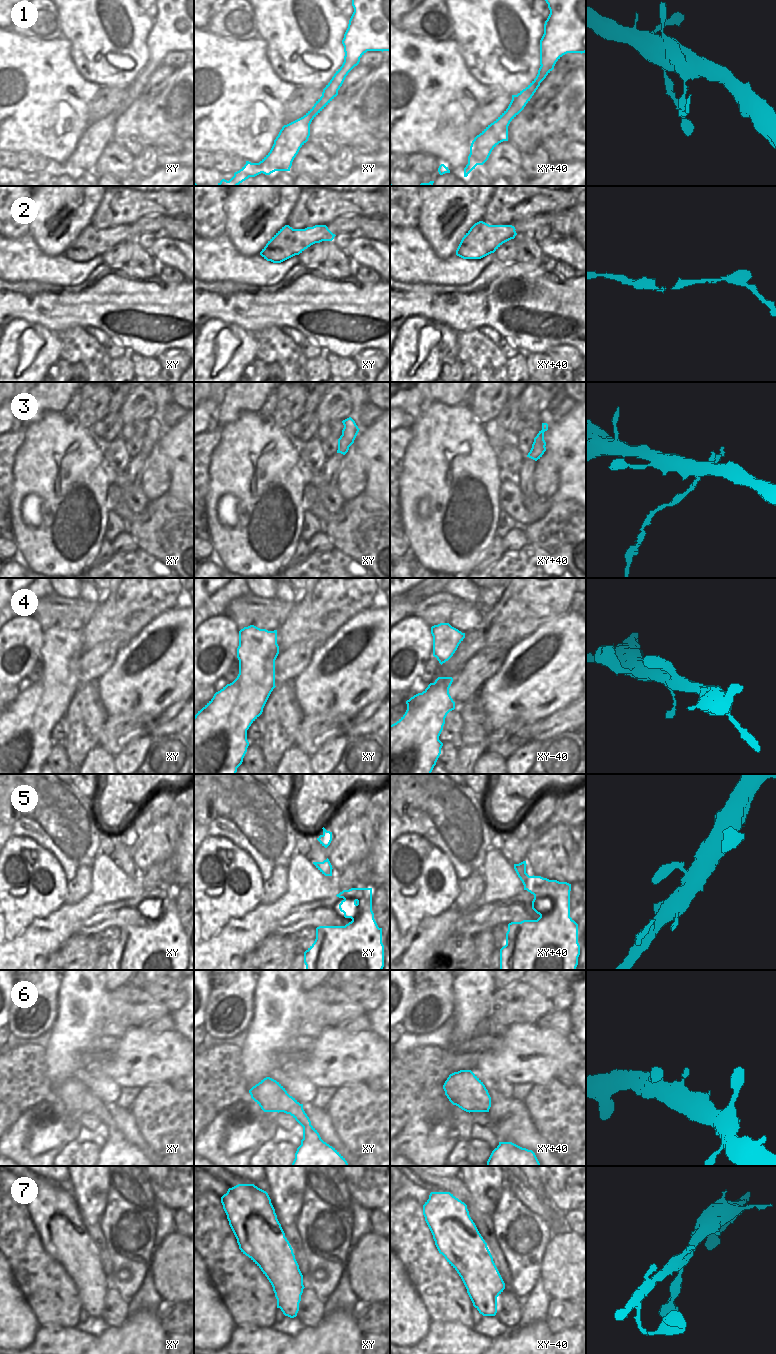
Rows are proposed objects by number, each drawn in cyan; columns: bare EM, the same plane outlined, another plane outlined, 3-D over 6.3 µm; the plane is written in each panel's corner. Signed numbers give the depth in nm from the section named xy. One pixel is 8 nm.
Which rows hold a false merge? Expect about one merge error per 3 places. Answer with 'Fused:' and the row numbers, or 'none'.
Fused: 1, 3

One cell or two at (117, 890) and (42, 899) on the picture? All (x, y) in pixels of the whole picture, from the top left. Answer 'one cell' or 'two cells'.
two cells

